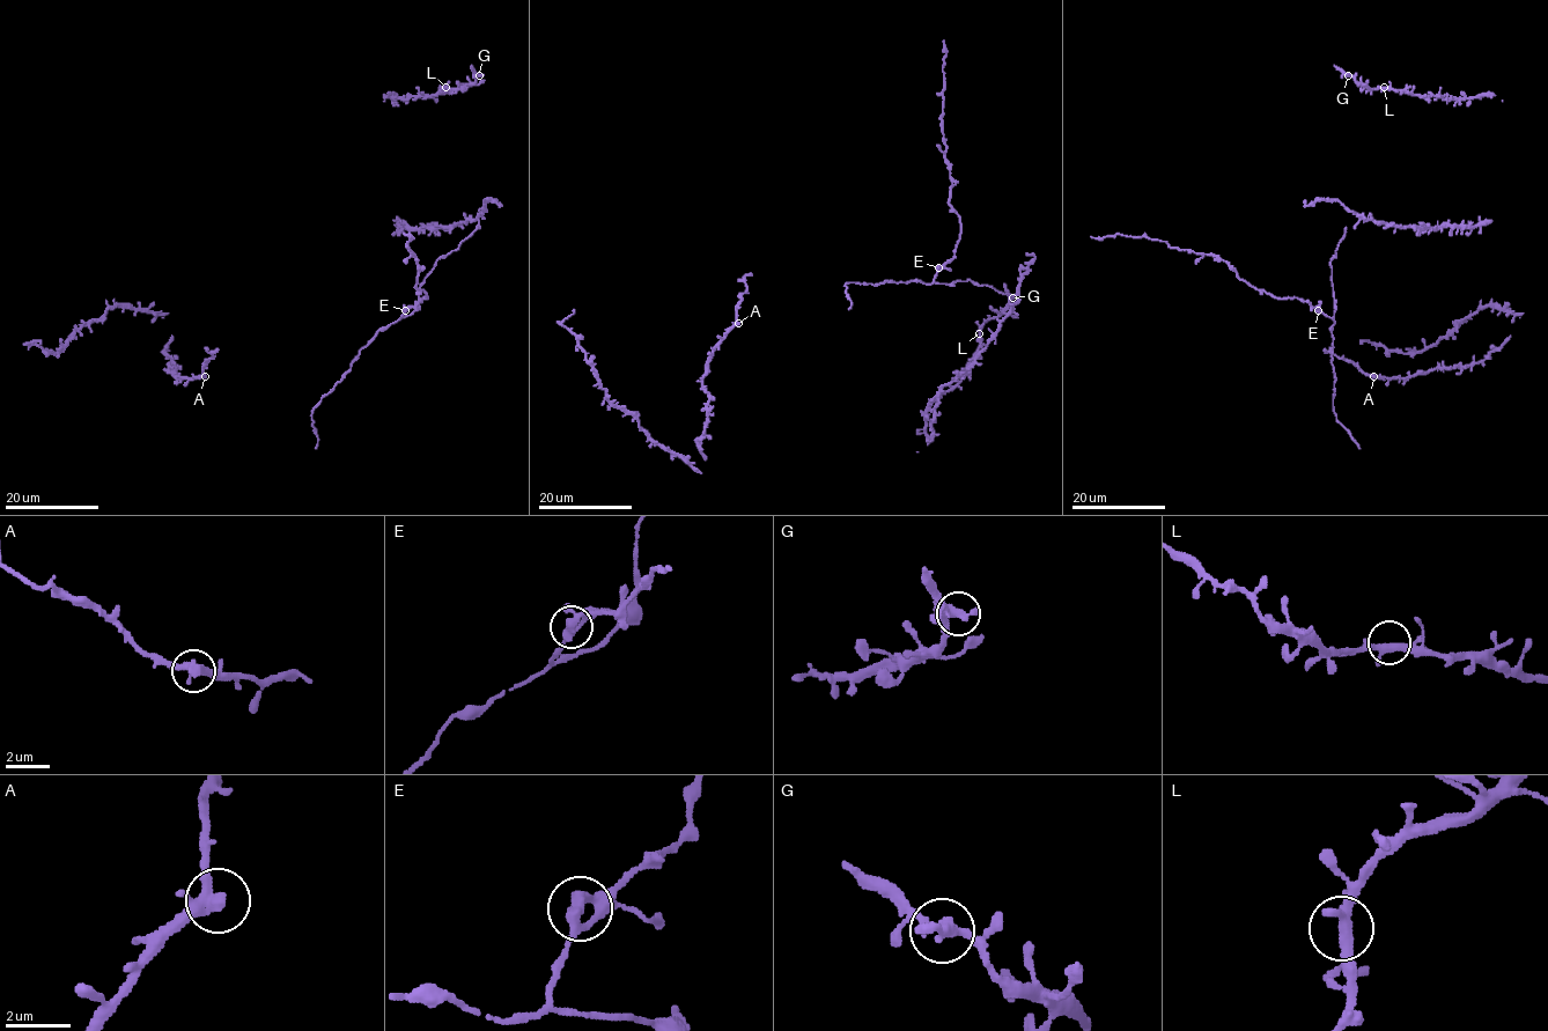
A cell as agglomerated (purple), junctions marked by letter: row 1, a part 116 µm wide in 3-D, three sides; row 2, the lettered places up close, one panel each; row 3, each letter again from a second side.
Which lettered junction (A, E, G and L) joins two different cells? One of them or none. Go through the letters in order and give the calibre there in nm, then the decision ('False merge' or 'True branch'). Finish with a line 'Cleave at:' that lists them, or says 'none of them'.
A: Thickness 320 nm. True branch
E: Thickness 300 nm. True branch
G: Thickness 320 nm. True branch
L: Thickness 280 nm. True branch
Cleave at: none of them

